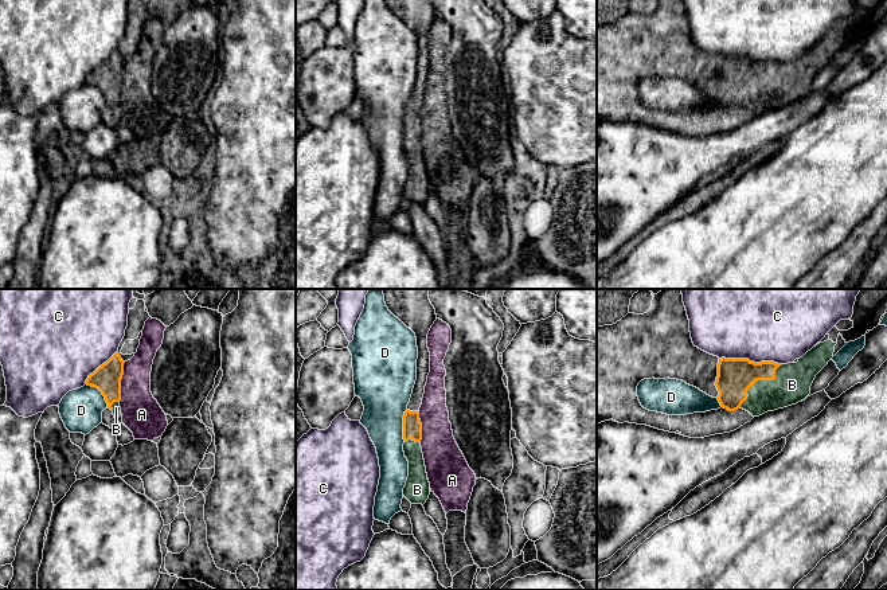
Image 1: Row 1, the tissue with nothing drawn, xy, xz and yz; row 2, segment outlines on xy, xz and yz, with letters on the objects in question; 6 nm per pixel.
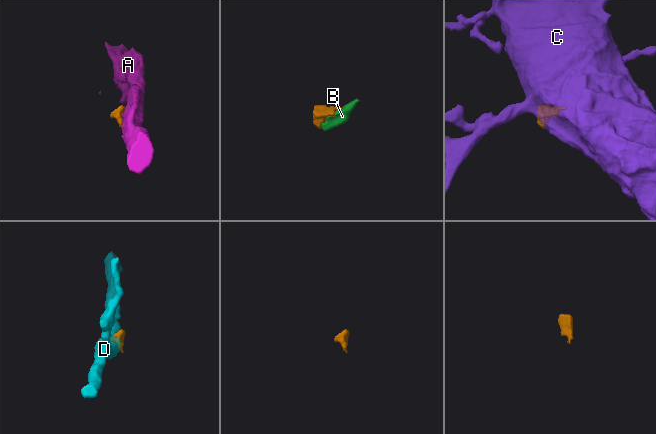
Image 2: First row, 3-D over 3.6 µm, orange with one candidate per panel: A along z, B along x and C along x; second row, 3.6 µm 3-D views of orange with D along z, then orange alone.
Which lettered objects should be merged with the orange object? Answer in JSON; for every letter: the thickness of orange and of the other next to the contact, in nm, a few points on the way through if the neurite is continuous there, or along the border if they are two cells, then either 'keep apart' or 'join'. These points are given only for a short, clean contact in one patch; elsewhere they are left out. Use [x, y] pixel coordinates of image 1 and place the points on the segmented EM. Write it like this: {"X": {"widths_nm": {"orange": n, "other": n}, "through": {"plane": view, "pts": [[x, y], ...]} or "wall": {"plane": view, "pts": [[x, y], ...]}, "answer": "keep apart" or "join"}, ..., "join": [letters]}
{"A": {"widths_nm": {"orange": 160, "other": 240}, "wall": {"plane": "xy", "pts": [[125, 362], [121, 379], [121, 398], [118, 401]]}, "answer": "keep apart"}, "B": {"widths_nm": {"orange": 220, "other": 220}, "answer": "join"}, "C": {"widths_nm": {"orange": 220, "other": 480}, "wall": {"plane": "yz", "pts": [[719, 358], [747, 358], [754, 362], [777, 362], [781, 364]]}, "answer": "keep apart"}, "D": {"widths_nm": {"orange": 110, "other": 320}, "wall": {"plane": "xz", "pts": [[406, 409], [403, 415], [403, 441]]}, "answer": "keep apart"}, "join": ["B"]}

